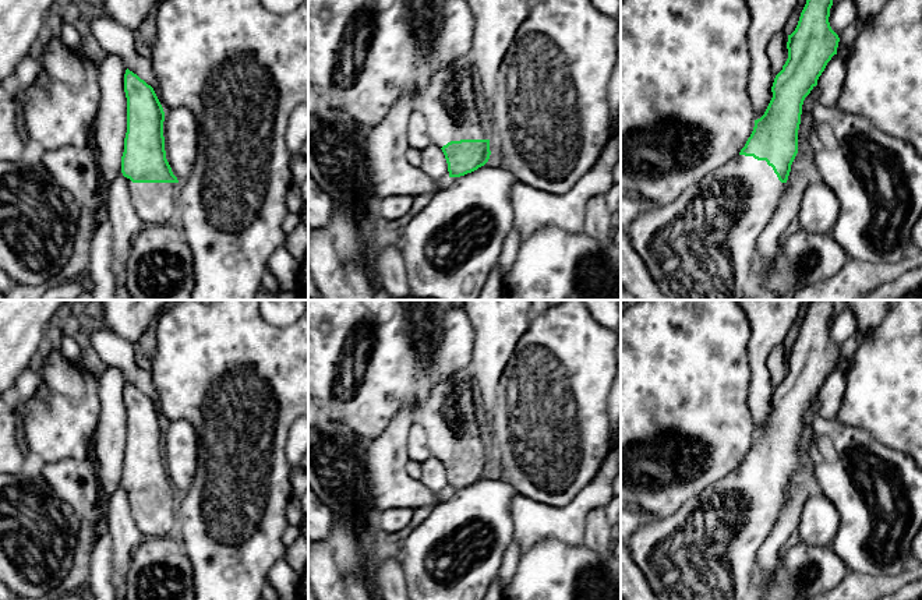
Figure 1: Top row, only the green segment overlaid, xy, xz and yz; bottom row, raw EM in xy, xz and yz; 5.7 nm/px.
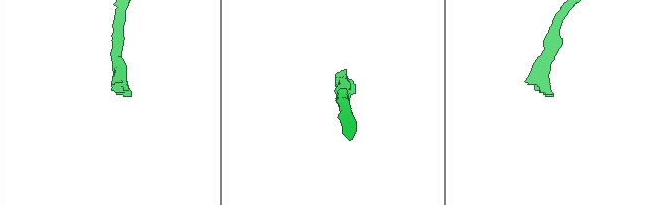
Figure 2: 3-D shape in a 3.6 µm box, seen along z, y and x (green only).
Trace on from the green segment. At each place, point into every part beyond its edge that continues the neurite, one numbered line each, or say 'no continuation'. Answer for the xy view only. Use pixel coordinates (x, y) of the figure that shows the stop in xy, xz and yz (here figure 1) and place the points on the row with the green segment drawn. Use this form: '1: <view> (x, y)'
1: xy (155, 203)

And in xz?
1: xz (451, 105)

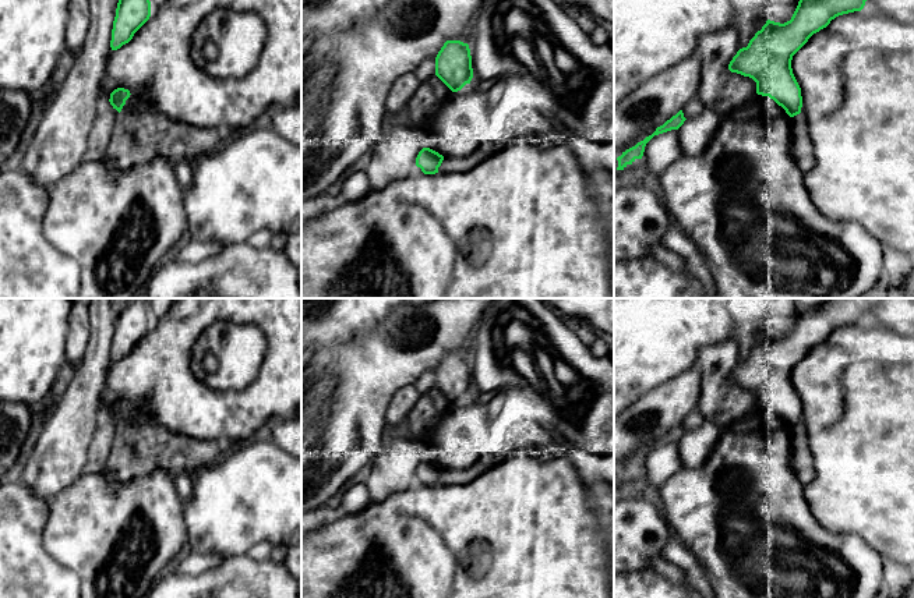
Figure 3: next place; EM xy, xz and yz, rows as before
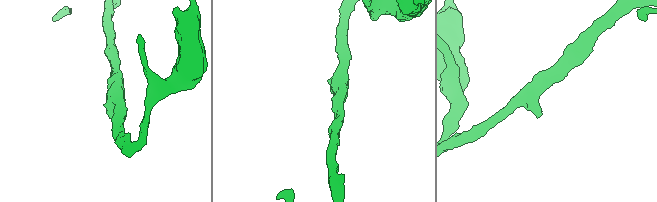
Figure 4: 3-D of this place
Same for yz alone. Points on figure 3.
no continuation

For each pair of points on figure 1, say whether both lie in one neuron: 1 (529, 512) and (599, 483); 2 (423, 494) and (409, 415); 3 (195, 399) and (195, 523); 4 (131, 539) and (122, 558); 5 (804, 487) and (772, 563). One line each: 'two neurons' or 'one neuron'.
1: one neuron
2: one neuron
3: one neuron
4: one neuron
5: one neuron

